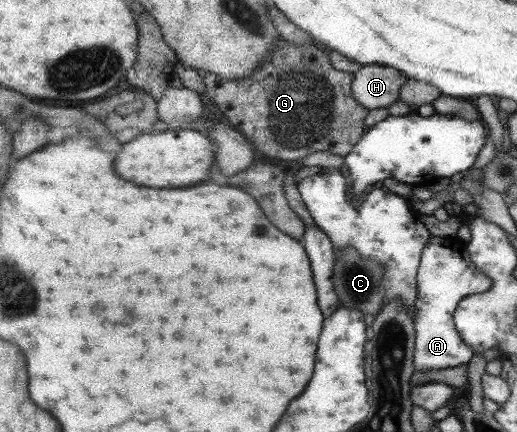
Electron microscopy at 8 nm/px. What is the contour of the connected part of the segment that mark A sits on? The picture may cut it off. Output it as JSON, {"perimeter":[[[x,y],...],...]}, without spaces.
{"perimeter":[[[431,237],[431,241],[423,248],[420,266],[418,267],[416,283],[417,288],[417,312],[415,312],[414,326],[416,329],[416,342],[414,347],[413,367],[414,372],[421,370],[437,370],[459,367],[468,364],[473,357],[473,349],[463,343],[461,335],[456,329],[453,314],[467,295],[483,293],[492,286],[492,281],[471,262],[468,249],[456,237]]]}

